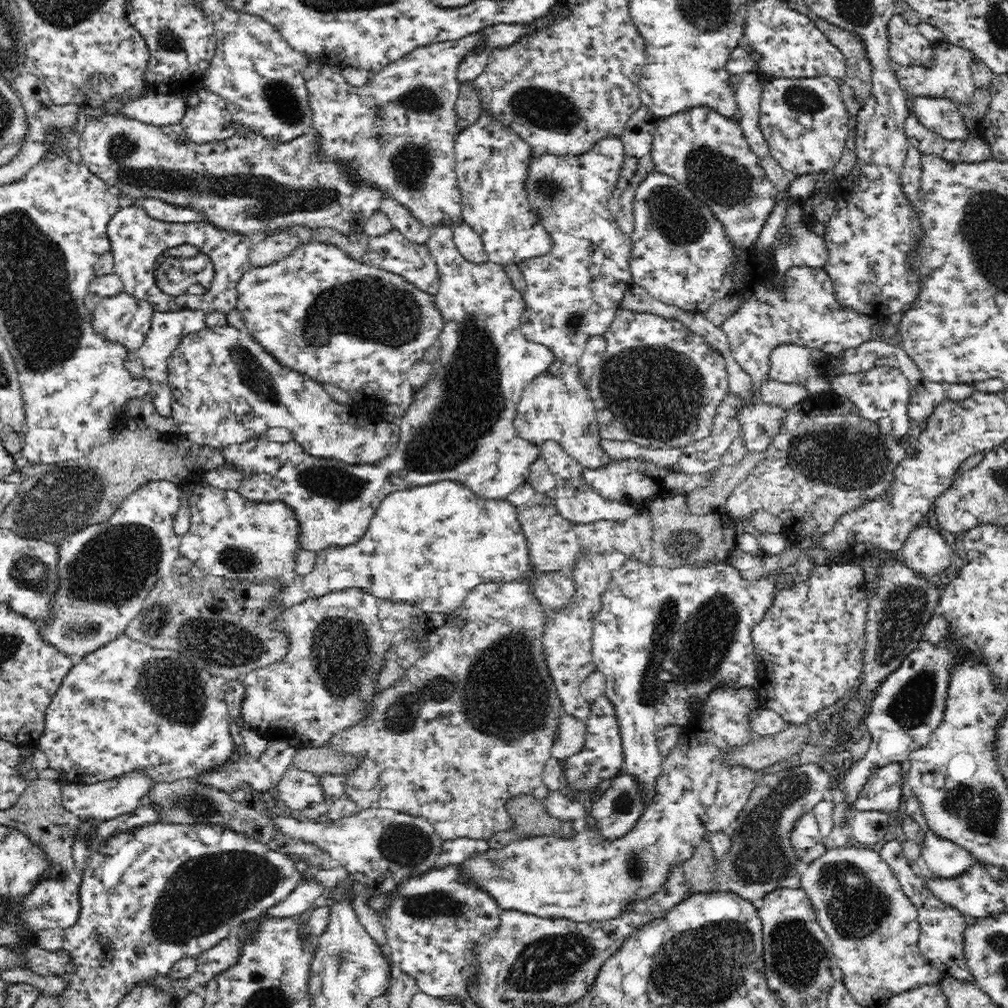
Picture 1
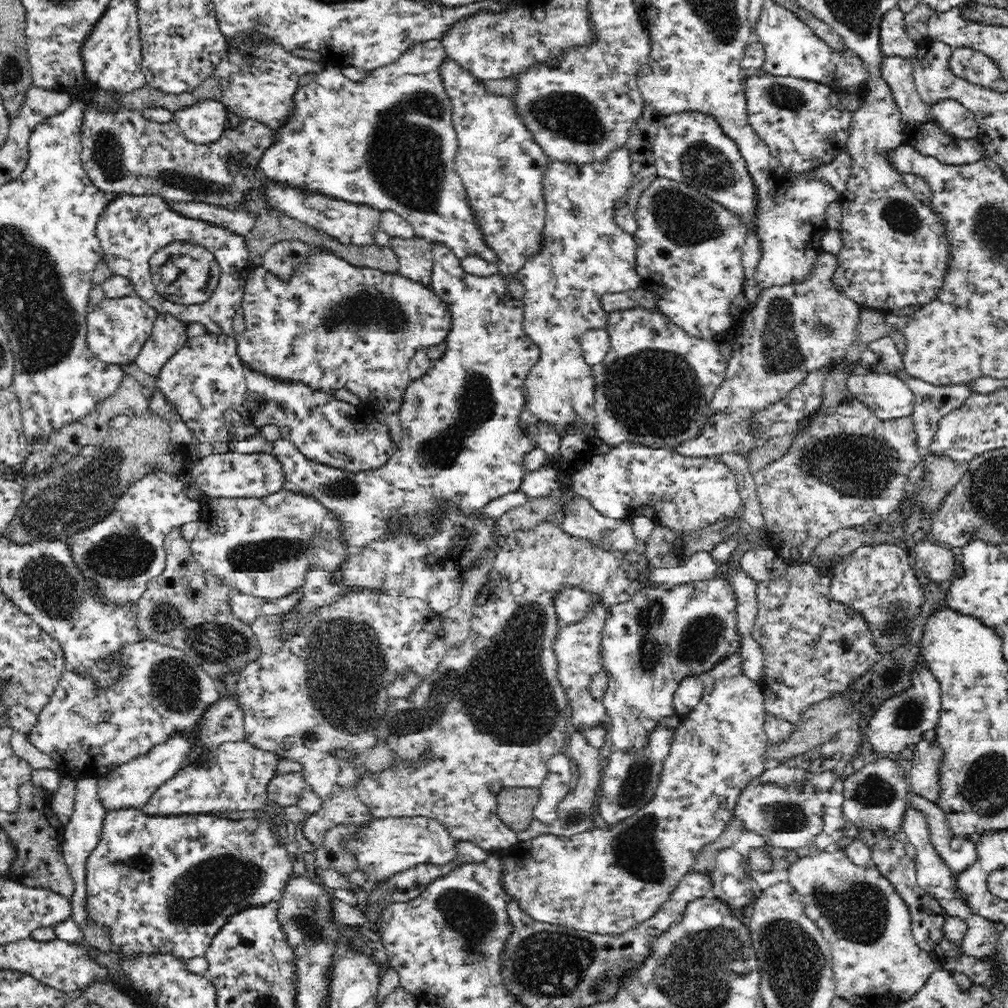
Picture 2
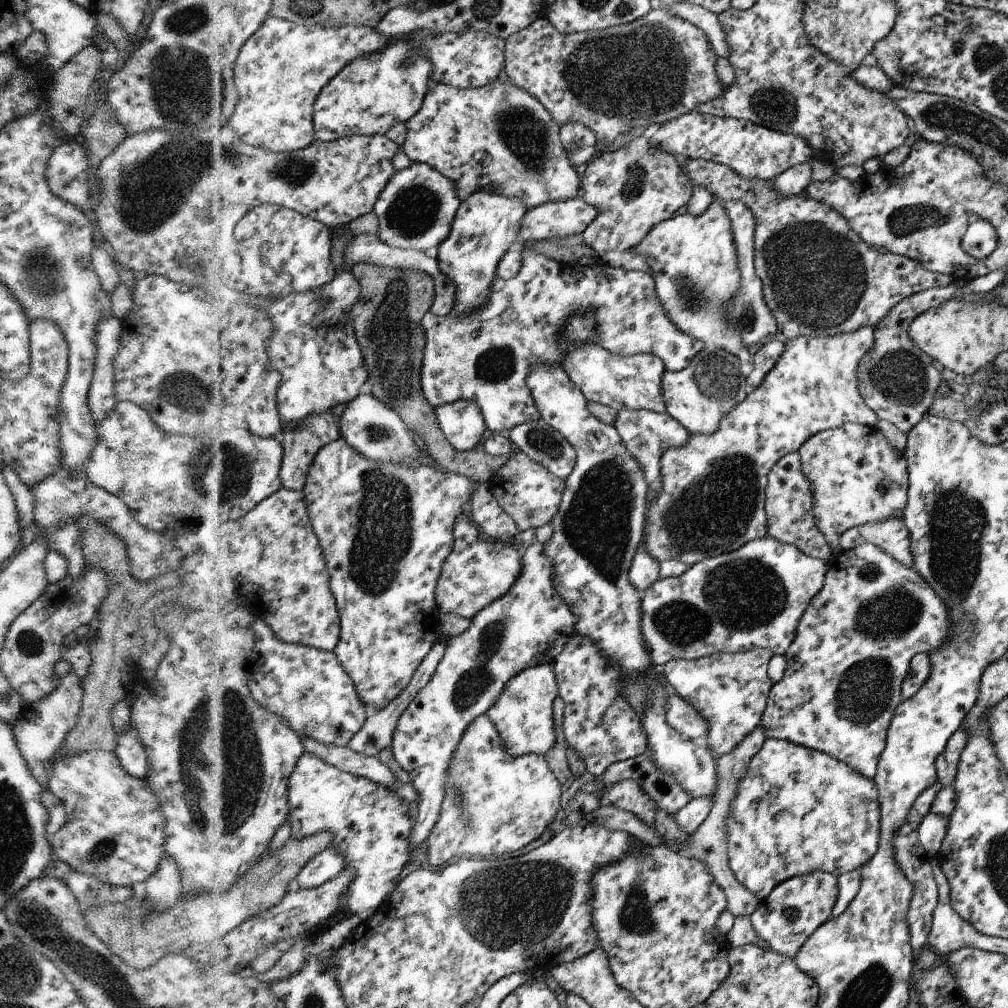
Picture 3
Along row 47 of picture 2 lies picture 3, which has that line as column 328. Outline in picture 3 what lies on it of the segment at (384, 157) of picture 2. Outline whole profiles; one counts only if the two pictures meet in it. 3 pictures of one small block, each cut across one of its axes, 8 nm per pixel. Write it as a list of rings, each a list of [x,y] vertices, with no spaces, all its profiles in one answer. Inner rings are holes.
[[[332,412],[323,414],[311,414],[303,424],[295,424],[291,428],[284,428],[282,431],[282,443],[284,444],[284,459],[281,469],[281,480],[283,489],[304,490],[309,476],[311,465],[314,464],[317,453],[331,442],[339,440],[340,427],[335,424]]]

